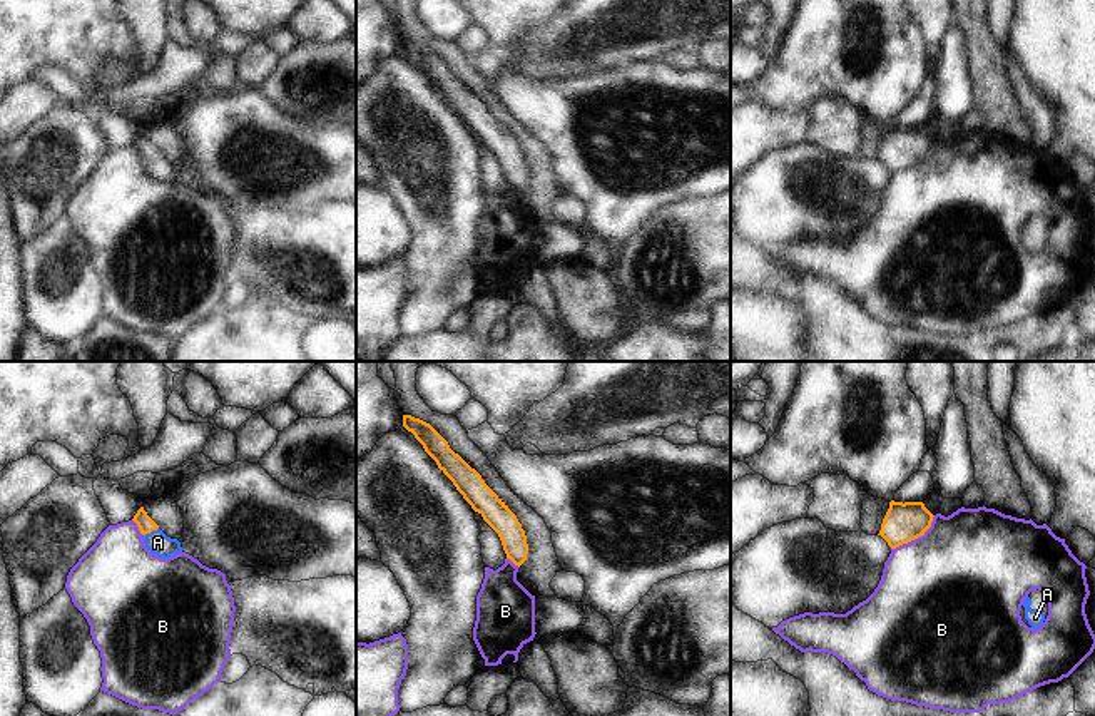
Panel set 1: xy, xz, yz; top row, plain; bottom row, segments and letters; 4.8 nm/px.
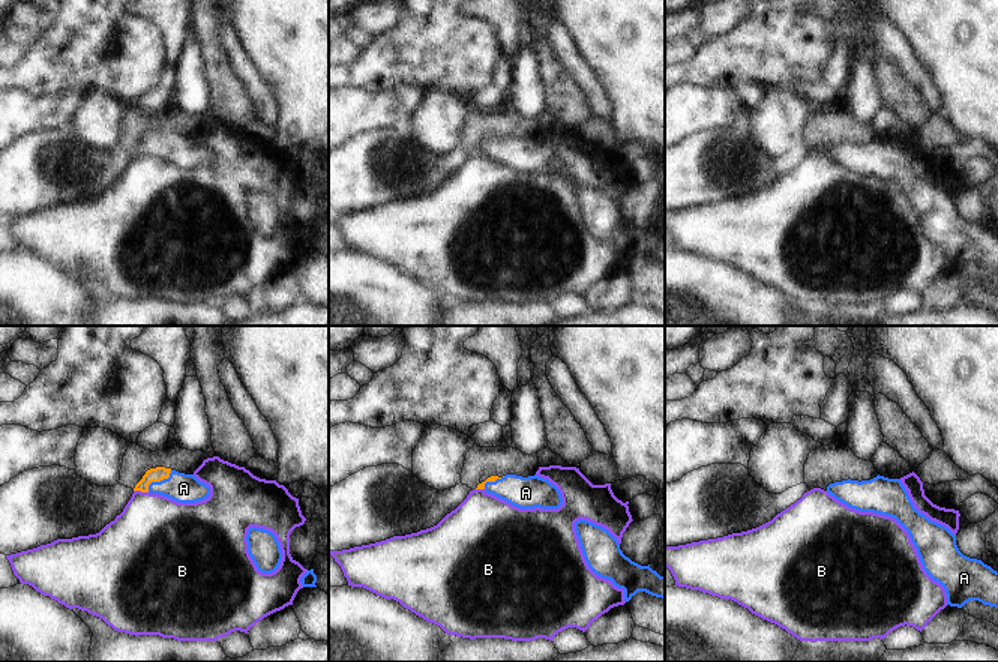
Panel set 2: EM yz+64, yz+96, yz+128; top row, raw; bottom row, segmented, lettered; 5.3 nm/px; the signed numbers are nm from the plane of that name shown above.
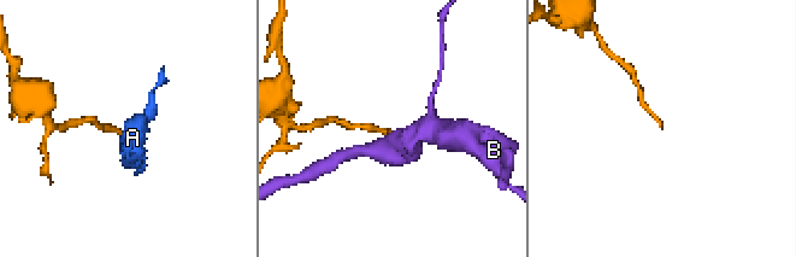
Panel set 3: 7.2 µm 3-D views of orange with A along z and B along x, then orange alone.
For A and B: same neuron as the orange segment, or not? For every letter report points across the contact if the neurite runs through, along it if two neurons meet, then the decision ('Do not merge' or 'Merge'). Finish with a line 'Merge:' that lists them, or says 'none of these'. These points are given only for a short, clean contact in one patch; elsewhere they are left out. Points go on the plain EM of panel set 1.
A: Path across: xy (144, 148), (149, 158), (157, 168). Merge
B: Boundary: yz (935, 141), (920, 161), (891, 174). Do not merge
Merge: A.

